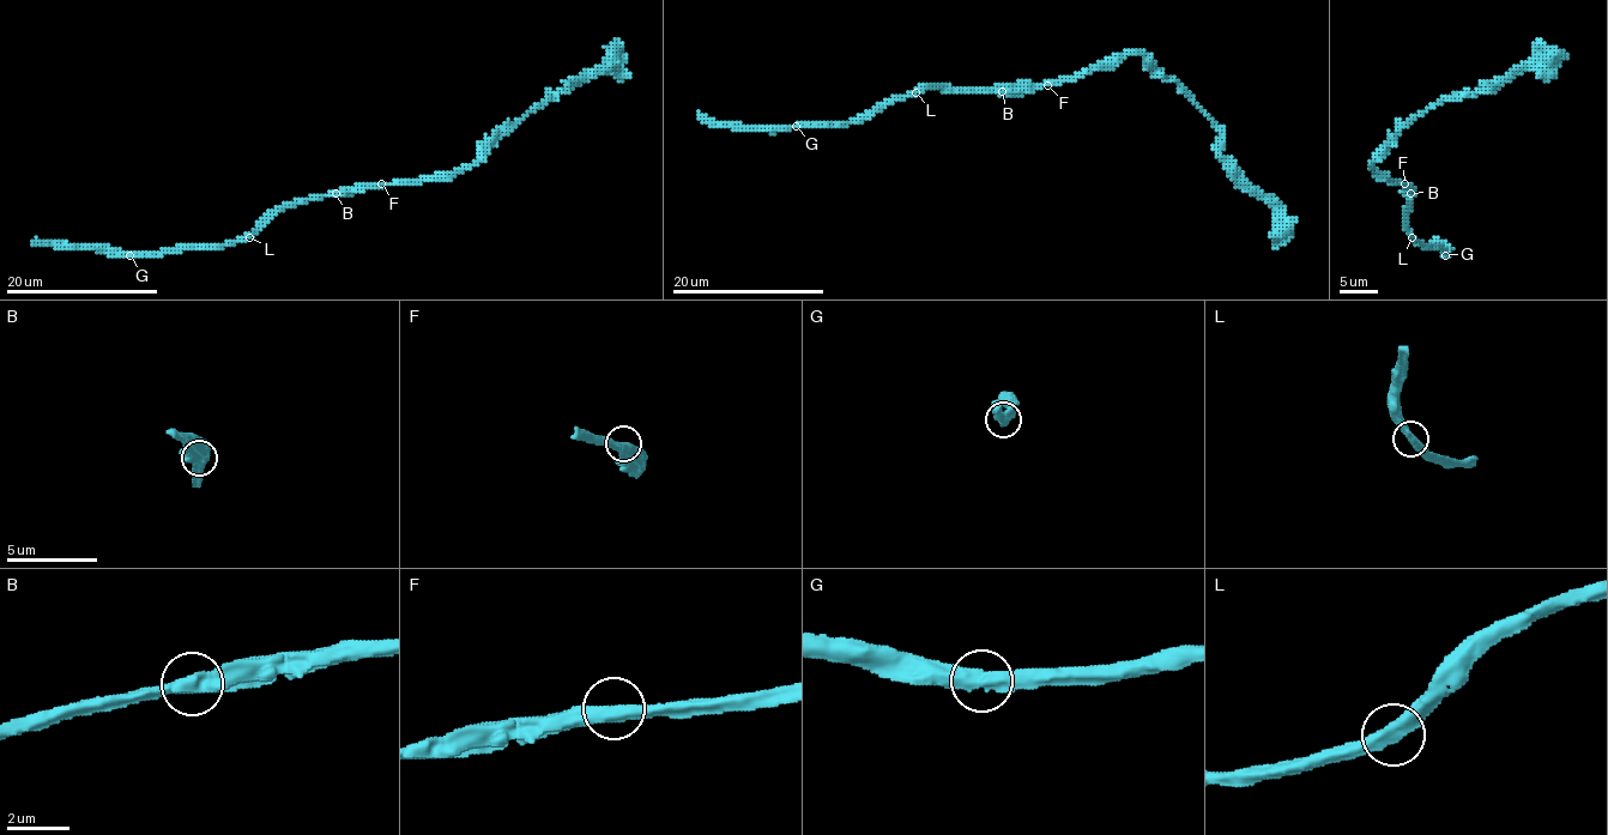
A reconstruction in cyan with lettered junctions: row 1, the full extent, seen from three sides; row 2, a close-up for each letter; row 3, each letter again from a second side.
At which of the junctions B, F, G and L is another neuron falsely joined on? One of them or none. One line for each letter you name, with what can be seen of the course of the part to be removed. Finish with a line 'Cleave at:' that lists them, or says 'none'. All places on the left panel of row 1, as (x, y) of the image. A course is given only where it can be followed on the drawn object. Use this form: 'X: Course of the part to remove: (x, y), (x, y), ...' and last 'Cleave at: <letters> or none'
Cleave at: none

